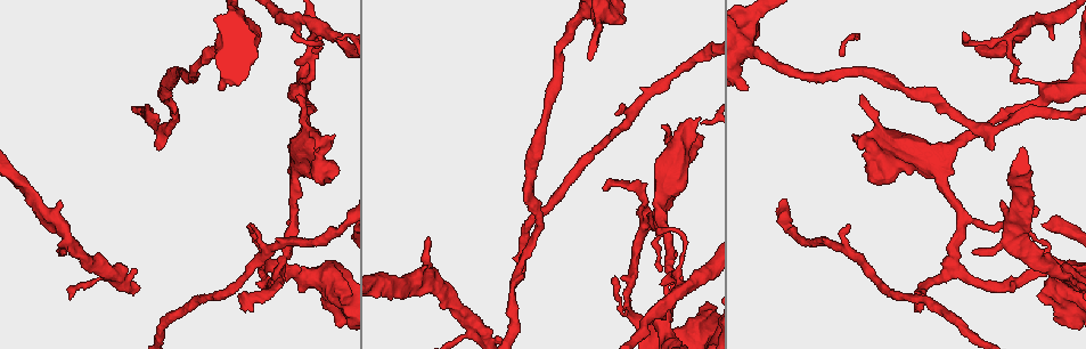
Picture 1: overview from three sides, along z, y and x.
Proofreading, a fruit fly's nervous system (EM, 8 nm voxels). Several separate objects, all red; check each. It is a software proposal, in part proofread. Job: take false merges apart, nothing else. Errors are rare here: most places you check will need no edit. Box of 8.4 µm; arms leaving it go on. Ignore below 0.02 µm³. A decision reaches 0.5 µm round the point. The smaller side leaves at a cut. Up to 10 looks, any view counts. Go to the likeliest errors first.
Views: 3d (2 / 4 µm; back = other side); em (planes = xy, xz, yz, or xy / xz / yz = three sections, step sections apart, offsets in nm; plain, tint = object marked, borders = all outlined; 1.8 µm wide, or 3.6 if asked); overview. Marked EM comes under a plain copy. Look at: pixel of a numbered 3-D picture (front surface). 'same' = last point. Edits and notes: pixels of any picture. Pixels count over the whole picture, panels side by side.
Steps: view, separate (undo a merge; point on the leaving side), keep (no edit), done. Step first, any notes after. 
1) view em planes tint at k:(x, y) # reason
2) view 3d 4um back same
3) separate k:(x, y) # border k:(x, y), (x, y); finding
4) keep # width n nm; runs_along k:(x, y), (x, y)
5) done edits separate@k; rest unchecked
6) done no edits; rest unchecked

view em 3.6um xy step 8 tint at 1:(665, 196) # four-way junction

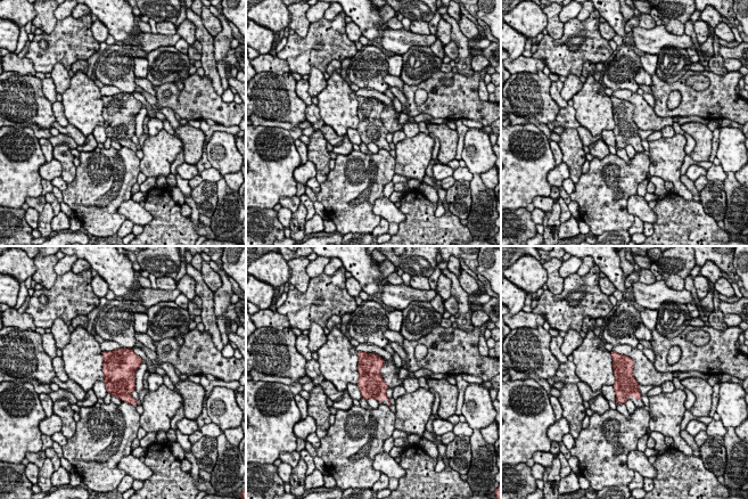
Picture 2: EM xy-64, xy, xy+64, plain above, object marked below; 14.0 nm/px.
view em 3.6um planes tint same # another direction

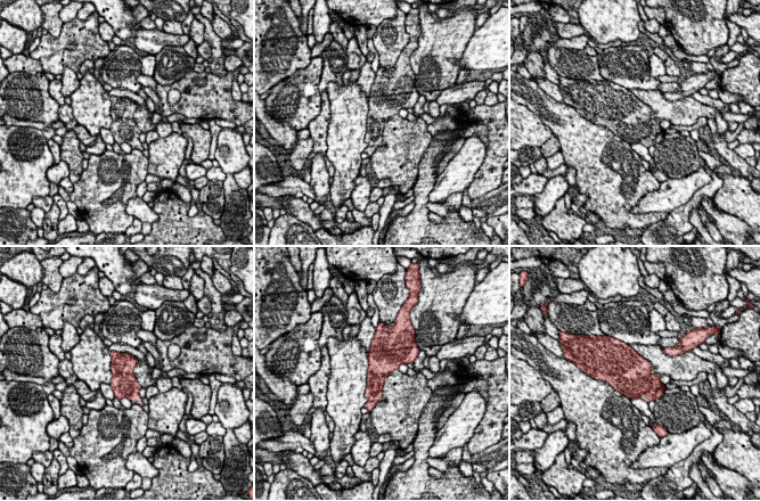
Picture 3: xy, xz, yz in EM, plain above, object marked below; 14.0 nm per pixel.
keep # continuous, no second neuron

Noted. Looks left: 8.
view em yz step 16 tint at 1:(288, 271) # a fork

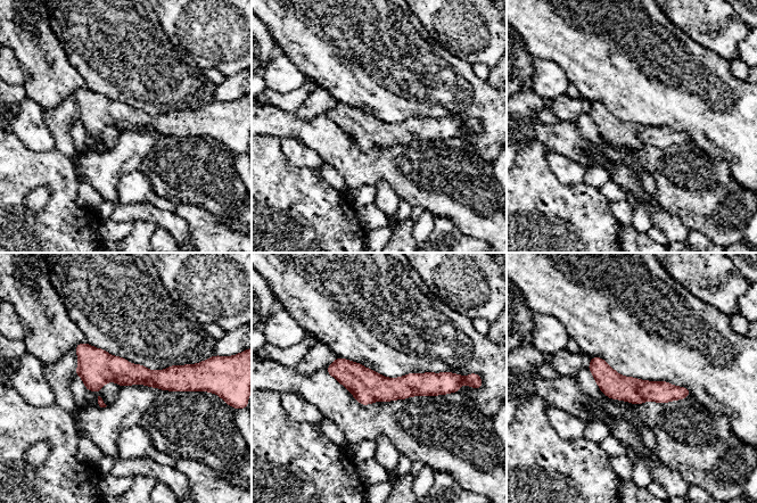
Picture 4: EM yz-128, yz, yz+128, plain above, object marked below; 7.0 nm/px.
keep # runs_along 4:(330, 369), (367, 386), (447, 374); one neuron here

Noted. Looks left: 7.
view em planes tint at 1:(651, 220) # three-way junction

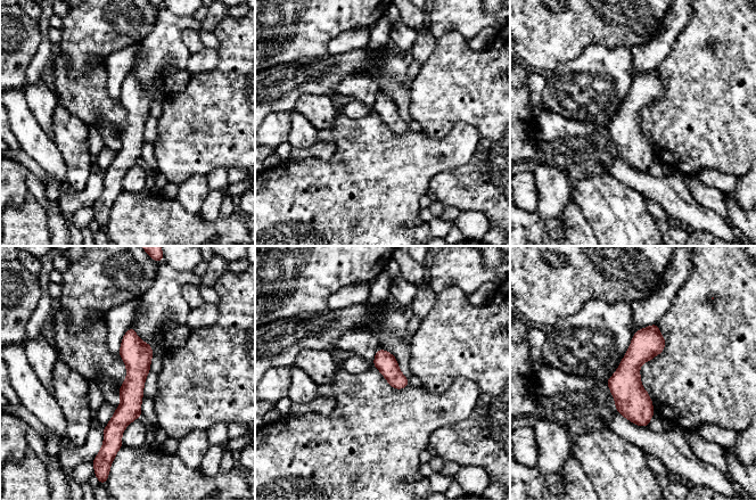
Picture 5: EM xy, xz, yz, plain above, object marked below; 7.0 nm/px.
keep # runs_along 5:(131, 331), (131, 403), (115, 441); all the same neuron

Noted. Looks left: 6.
view em xz step 4 tint at 1:(473, 324) # a fork

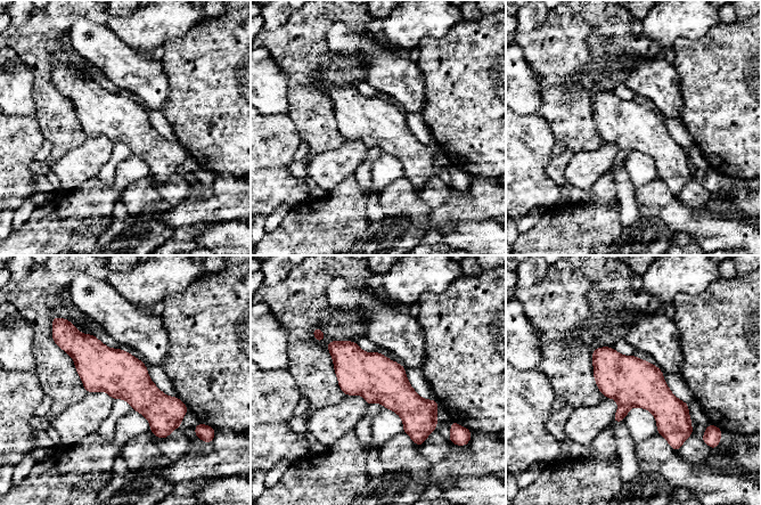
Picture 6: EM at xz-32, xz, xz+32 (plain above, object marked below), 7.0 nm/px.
view em planes tint same

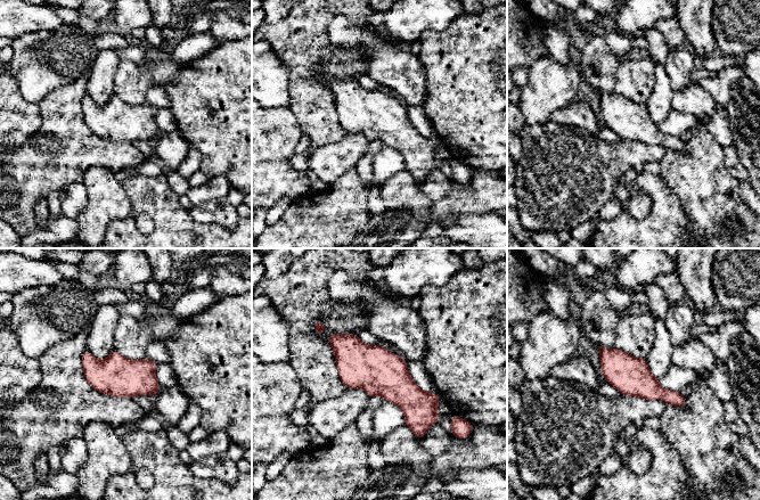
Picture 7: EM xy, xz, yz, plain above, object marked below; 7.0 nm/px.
keep # runs_along 7:(332, 338), (432, 419); continuous, no second neuron

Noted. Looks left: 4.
done no edits; rest unchecked

